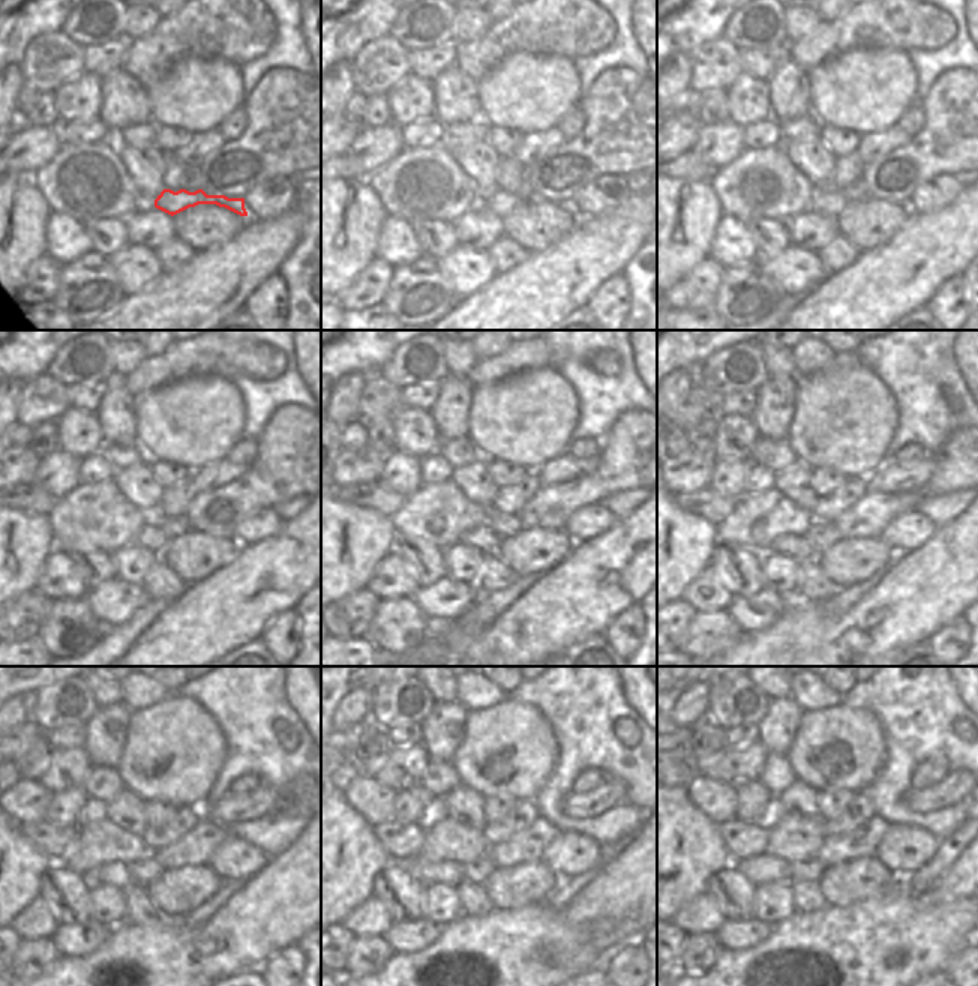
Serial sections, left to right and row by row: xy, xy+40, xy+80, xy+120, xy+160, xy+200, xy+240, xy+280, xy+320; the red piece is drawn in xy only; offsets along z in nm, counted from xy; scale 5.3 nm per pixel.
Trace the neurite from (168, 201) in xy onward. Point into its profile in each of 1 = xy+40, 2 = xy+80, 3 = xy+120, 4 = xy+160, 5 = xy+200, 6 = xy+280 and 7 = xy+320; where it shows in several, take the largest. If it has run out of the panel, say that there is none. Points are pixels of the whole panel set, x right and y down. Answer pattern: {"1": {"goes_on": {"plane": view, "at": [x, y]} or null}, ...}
{"1": {"goes_on": {"plane": "xy+40", "at": [501, 203]}}, "2": {"goes_on": {"plane": "xy+80", "at": [830, 201]}}, "3": {"goes_on": {"plane": "xy+120", "at": [150, 536]}}, "4": {"goes_on": {"plane": "xy+160", "at": [486, 539]}}, "5": {"goes_on": {"plane": "xy+200", "at": [798, 547]}}, "6": {"goes_on": {"plane": "xy+280", "at": [428, 872]}}, "7": {"goes_on": {"plane": "xy+320", "at": [758, 869]}}}

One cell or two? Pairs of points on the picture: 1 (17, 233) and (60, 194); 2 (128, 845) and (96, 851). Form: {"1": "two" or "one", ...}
{"1": "two", "2": "one"}

